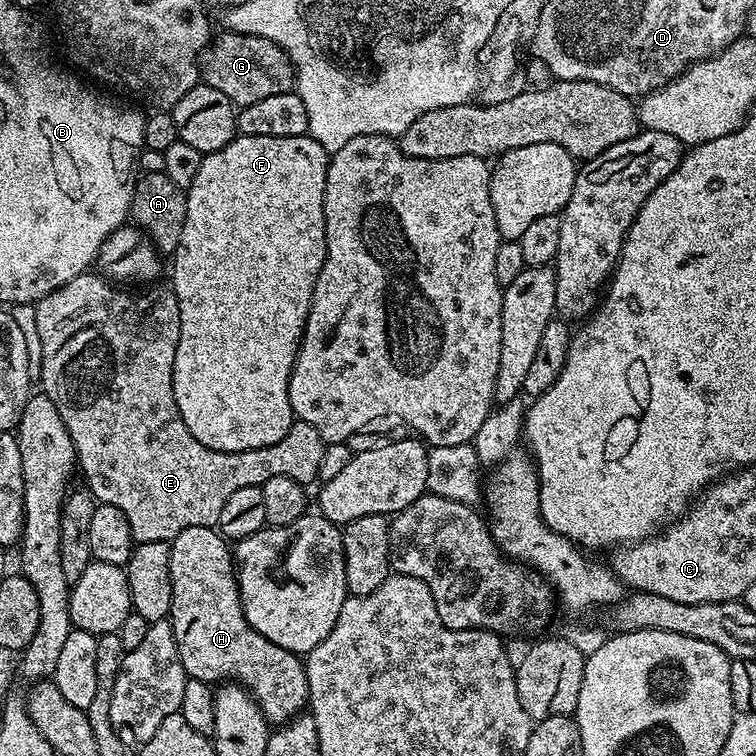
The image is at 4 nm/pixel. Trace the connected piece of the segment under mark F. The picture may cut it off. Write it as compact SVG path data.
M237 135L235 140L230 141L226 146L222 146L222 150L214 150L213 152L202 155L202 166L198 166L198 174L194 177L194 182L186 190L186 226L182 226L182 238L178 242L174 255L171 257L171 260L173 260L170 287L178 298L178 310L180 311L180 337L176 343L176 353L174 354L172 385L174 386L174 402L178 406L178 414L182 418L182 422L186 422L190 434L194 434L194 438L198 438L198 442L202 442L202 446L206 446L210 450L218 450L219 452L245 452L246 450L258 450L262 446L274 446L274 442L282 442L282 438L286 438L290 426L294 423L292 407L290 406L290 394L288 393L288 383L290 382L290 374L296 361L296 355L300 349L300 339L304 337L306 318L308 317L310 302L314 294L314 282L318 282L318 274L322 270L322 262L326 262L324 191L326 190L326 170L328 169L329 159L330 153L310 135L295 136L294 138L254 138L253 136Z

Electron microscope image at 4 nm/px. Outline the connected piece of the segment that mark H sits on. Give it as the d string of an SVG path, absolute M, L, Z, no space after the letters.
M190 526L170 543L170 582L174 586L170 619L184 673L213 686L235 682L247 688L269 725L287 724L301 715L308 702L304 660L297 653L282 650L282 646L274 646L270 638L262 638L246 622L229 541L216 528Z

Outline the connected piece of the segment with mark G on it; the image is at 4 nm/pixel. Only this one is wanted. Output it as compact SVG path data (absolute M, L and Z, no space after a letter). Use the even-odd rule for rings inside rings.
M231 30L213 35L208 47L200 56L200 79L214 90L222 90L232 103L243 106L271 98L274 94L286 94L296 87L296 67L290 62L286 50L270 38L254 34L238 34Z

